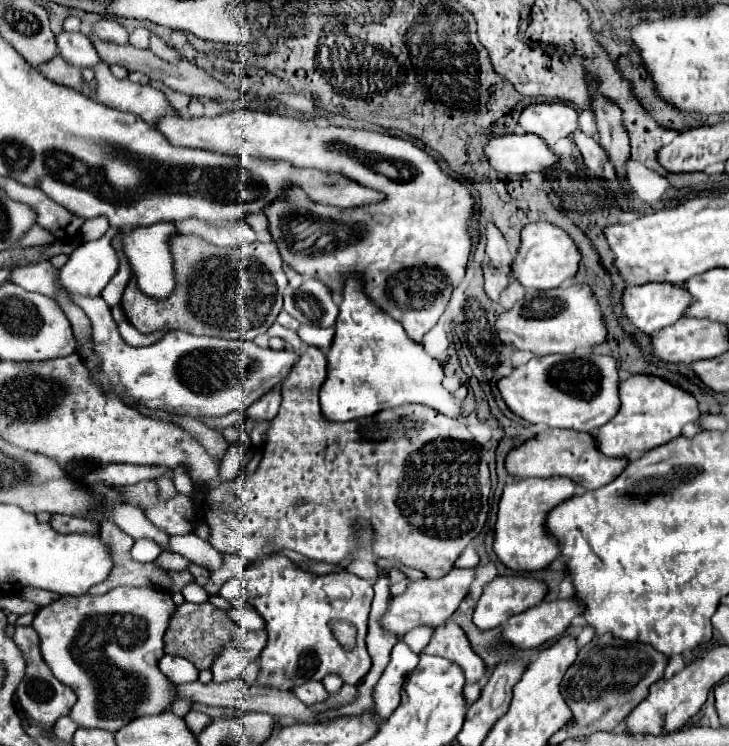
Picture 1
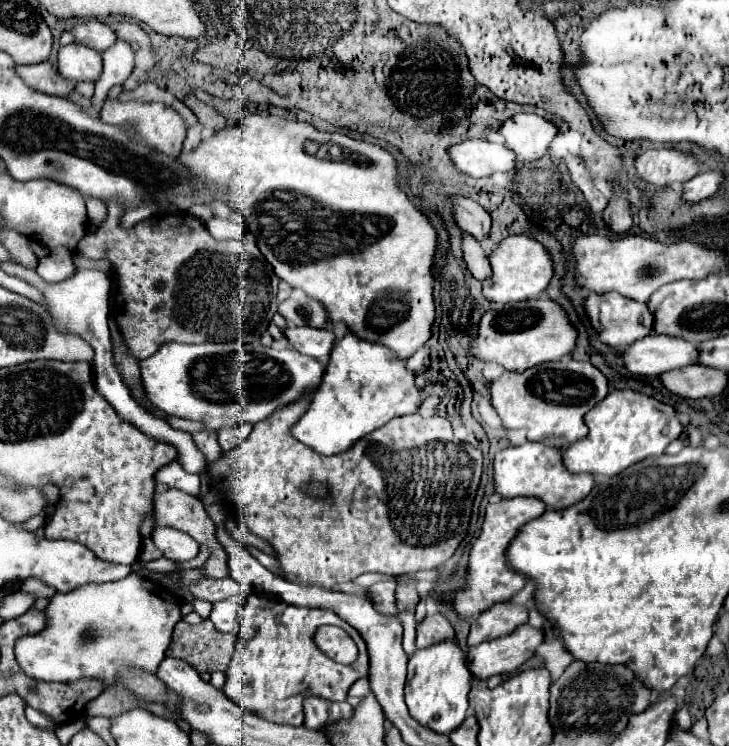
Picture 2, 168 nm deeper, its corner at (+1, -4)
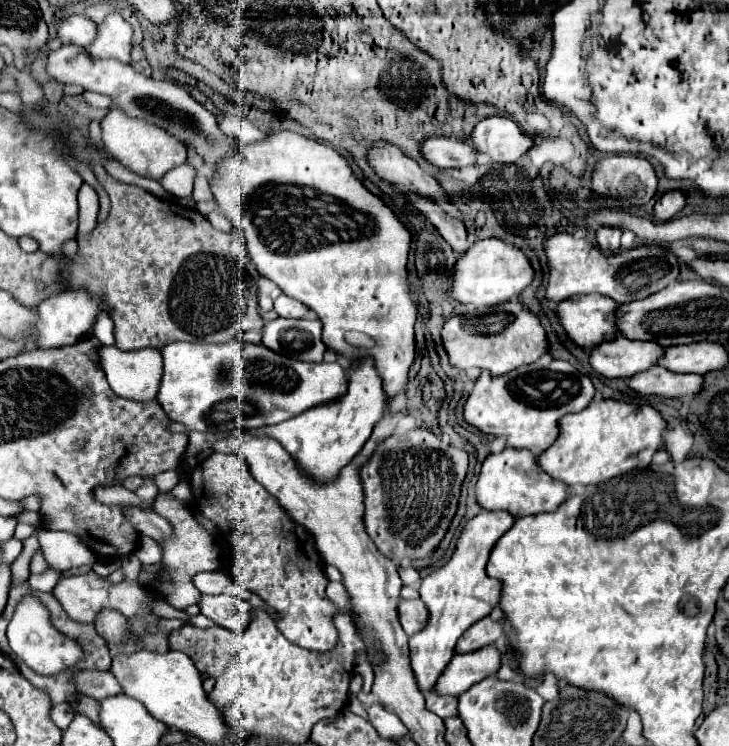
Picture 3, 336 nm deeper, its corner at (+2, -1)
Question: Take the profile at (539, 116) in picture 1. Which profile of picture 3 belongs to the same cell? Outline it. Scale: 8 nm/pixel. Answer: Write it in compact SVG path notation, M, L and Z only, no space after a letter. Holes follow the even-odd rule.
M500 115L482 119L470 139L480 153L490 155L498 163L514 163L534 145L534 137L524 133L514 119Z

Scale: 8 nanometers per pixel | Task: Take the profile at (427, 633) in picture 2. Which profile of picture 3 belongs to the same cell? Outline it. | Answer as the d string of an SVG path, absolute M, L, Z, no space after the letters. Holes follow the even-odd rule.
M400 599L398 615L400 615L402 629L406 631L408 637L412 637L420 629L424 629L426 621L428 621L428 609L426 609L426 605L422 605L422 599L416 599L416 601Z

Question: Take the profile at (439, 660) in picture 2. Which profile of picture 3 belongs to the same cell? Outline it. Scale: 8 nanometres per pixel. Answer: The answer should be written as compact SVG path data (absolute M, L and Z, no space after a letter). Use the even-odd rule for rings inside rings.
M486 509L480 511L466 523L452 559L444 567L422 579L420 597L430 611L430 619L426 629L410 637L410 661L414 677L418 681L418 689L426 699L426 709L442 719L458 715L458 699L434 693L434 681L438 681L442 669L446 669L450 659L456 655L454 647L460 635L476 621L490 615L490 611L498 605L502 583L498 583L498 579L490 579L490 575L486 573L486 563L496 541L512 525L514 517L510 517L510 513L486 513Z

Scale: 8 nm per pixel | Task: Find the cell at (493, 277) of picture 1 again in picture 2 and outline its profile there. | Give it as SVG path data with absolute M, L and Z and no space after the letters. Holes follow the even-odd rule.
M471 234L461 236L461 248L463 248L463 260L469 272L477 280L485 280L487 276L491 276L491 264L487 260L487 254L481 250L479 242Z

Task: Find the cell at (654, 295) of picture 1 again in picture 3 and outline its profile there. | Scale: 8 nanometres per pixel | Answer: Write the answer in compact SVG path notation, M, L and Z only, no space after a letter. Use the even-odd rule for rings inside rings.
M594 293L574 295L556 307L556 315L578 347L592 349L598 341L610 341L610 337L618 335L614 333L614 325L610 325L610 313L618 305L614 299Z

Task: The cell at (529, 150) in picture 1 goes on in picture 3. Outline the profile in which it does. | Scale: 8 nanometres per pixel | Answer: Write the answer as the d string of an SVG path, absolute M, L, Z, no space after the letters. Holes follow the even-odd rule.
M428 137L422 143L422 155L428 163L438 169L456 169L476 165L478 151L468 141L448 139L448 137Z

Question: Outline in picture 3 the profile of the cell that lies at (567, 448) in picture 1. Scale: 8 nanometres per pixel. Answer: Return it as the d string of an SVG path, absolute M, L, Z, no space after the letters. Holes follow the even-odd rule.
M506 447L500 453L488 455L482 463L476 483L476 499L484 509L506 509L514 517L526 517L558 509L568 499L568 487L542 473L542 469L538 469L538 457L530 449Z

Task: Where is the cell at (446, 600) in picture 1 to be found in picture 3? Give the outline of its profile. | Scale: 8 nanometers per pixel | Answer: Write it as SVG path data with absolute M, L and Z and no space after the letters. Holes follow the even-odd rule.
M330 581L326 587L326 597L340 609L340 613L350 613L350 597L346 597L346 587L342 583Z

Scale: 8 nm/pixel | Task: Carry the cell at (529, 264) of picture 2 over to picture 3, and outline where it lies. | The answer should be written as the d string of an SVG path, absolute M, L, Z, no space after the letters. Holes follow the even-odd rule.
M484 239L474 243L470 251L458 259L454 269L454 283L448 291L458 301L472 303L476 307L490 307L518 297L534 281L534 267L524 251L502 239Z

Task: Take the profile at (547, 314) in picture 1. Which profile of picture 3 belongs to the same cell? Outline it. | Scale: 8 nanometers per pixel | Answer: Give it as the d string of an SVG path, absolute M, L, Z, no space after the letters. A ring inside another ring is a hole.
M518 297L500 303L484 311L472 311L466 315L450 317L442 327L442 339L450 363L458 369L480 367L488 369L492 375L506 375L512 369L530 365L548 353L550 343L546 331L538 319Z

